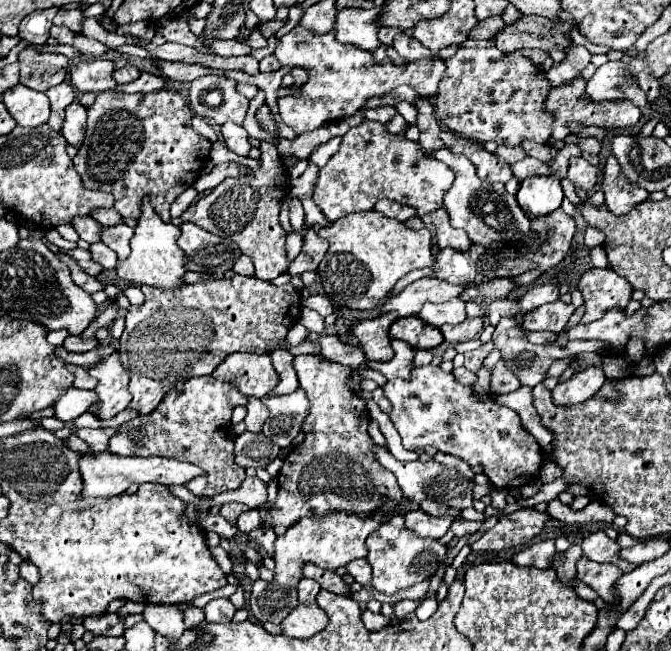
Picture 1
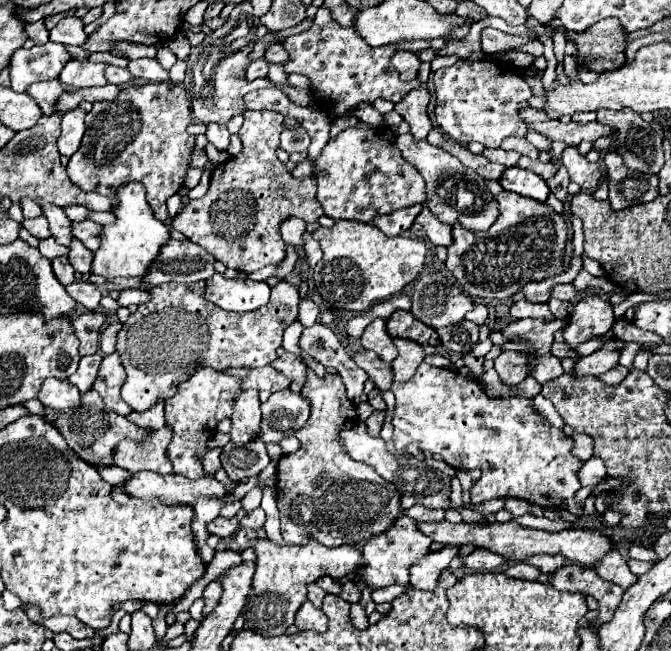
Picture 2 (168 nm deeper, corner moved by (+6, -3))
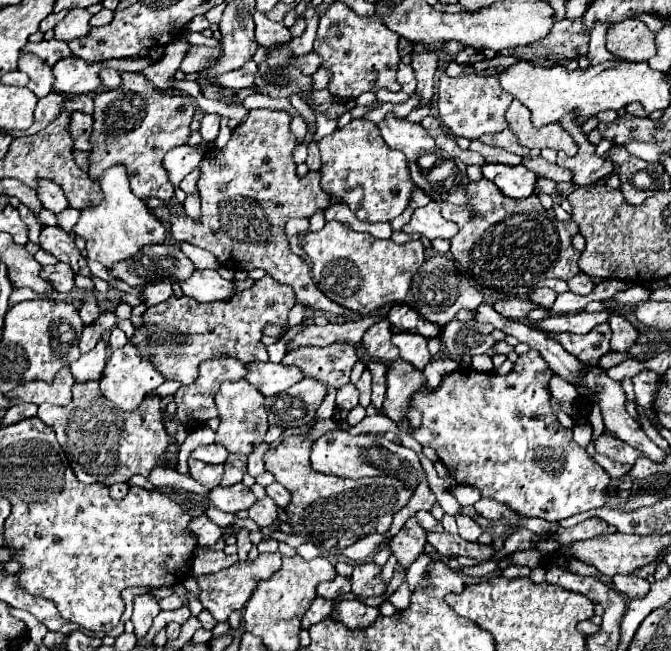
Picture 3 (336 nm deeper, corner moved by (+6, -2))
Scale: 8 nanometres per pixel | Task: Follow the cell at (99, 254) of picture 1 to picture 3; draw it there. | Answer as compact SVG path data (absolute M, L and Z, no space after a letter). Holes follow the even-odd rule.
M43 227L39 239L41 239L43 249L53 253L59 261L67 263L77 275L87 275L87 277L91 275L85 257L73 243L73 237L65 233L61 227Z

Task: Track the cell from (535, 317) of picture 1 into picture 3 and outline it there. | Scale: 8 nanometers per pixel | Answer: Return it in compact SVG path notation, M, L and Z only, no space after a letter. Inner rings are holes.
M513 297L513 299L505 299L505 301L497 301L493 307L503 317L509 317L509 319L515 319L515 321L523 321L523 319L527 319L527 315L537 305L533 301L529 301L529 299L515 299Z

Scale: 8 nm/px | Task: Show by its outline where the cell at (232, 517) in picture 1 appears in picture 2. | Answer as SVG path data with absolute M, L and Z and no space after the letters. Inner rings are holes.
M239 510L237 512L237 516L233 516L233 518L221 518L221 516L217 516L209 526L207 526L207 530L209 530L209 534L215 534L215 536L219 536L219 538L229 538L229 536L233 536L237 530L239 530L239 520L245 516L245 510Z

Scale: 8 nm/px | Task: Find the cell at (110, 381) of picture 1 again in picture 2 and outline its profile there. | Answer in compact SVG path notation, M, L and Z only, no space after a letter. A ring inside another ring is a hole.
M113 352L109 356L103 358L101 368L99 368L99 376L93 384L93 388L101 394L107 410L113 410L121 416L129 416L133 412L133 408L121 400L121 386L125 384L125 368L119 360L119 354Z

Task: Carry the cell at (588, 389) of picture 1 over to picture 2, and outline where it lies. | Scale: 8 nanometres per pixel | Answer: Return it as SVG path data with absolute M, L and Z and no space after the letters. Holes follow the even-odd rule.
M613 338L611 342L603 344L603 348L593 352L591 356L579 358L573 374L575 376L589 376L589 374L597 376L597 374L613 370L619 364L619 356L621 356L623 348L625 348L625 342L619 338Z

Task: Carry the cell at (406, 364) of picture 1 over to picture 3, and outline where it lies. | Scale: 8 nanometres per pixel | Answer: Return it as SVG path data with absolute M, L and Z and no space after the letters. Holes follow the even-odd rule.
M397 333L397 335L393 335L393 343L399 347L401 359L411 363L419 371L431 359L431 355L427 351L427 339L423 339L423 335L417 335L417 333Z

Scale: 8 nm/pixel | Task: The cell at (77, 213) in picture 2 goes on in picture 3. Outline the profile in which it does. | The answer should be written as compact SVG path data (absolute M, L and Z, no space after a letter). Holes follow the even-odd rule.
M51 181L39 183L37 193L39 193L39 199L45 205L45 209L53 211L55 215L59 215L61 211L65 211L69 207L67 197L61 193L61 187L57 183L51 183Z

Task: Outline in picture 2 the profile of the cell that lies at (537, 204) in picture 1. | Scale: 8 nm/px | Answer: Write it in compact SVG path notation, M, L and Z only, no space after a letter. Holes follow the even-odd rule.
M511 166L507 170L503 170L503 176L499 178L499 184L503 186L503 190L511 190L517 192L521 196L545 202L549 196L549 186L547 182L537 176L535 172L523 170L519 166Z

